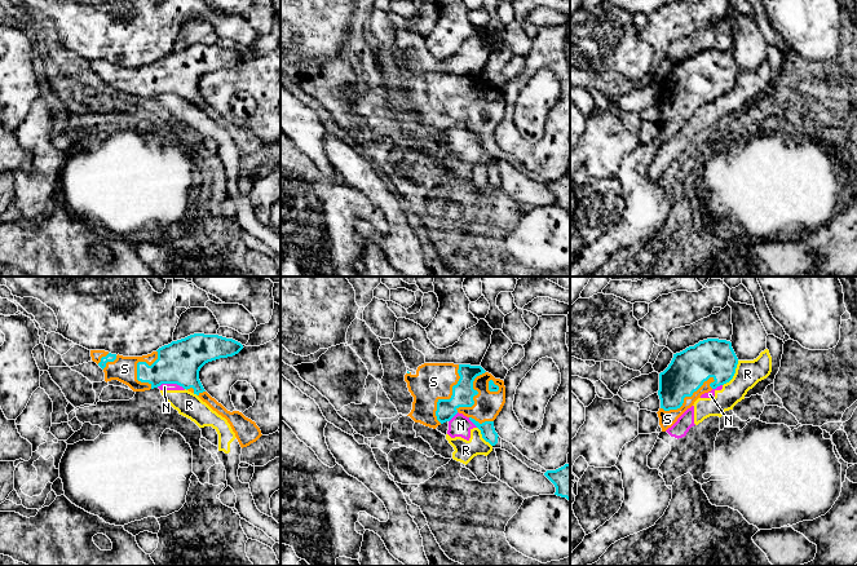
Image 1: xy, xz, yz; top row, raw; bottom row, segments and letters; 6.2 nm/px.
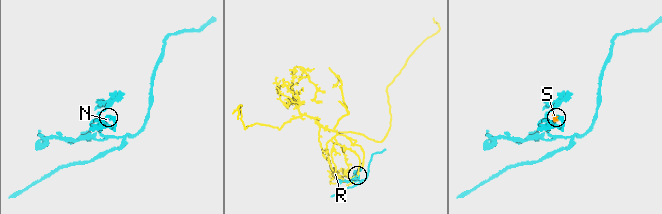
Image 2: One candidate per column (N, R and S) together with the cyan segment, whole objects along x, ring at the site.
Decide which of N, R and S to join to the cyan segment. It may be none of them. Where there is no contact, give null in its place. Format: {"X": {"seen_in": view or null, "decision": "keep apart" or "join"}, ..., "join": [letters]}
{"N": {"seen_in": "xy", "decision": "keep apart"}, "R": {"seen_in": "yz", "decision": "keep apart"}, "S": {"seen_in": "yz", "decision": "join"}, "join": ["S"]}

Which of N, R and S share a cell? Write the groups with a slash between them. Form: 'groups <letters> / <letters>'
groups N R / S

